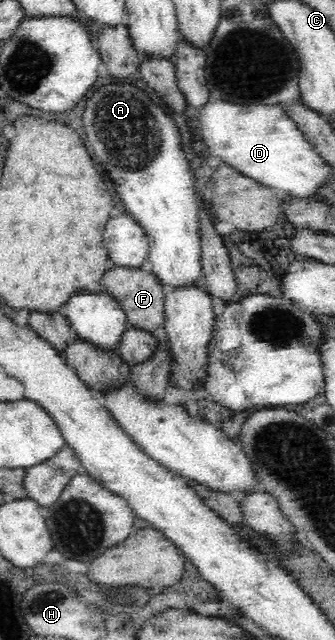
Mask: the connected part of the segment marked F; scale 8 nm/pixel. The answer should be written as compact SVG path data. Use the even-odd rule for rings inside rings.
M112 265L103 273L101 284L102 290L111 294L111 297L122 306L129 325L157 333L158 328L164 324L167 290L150 270L146 270L143 266Z

